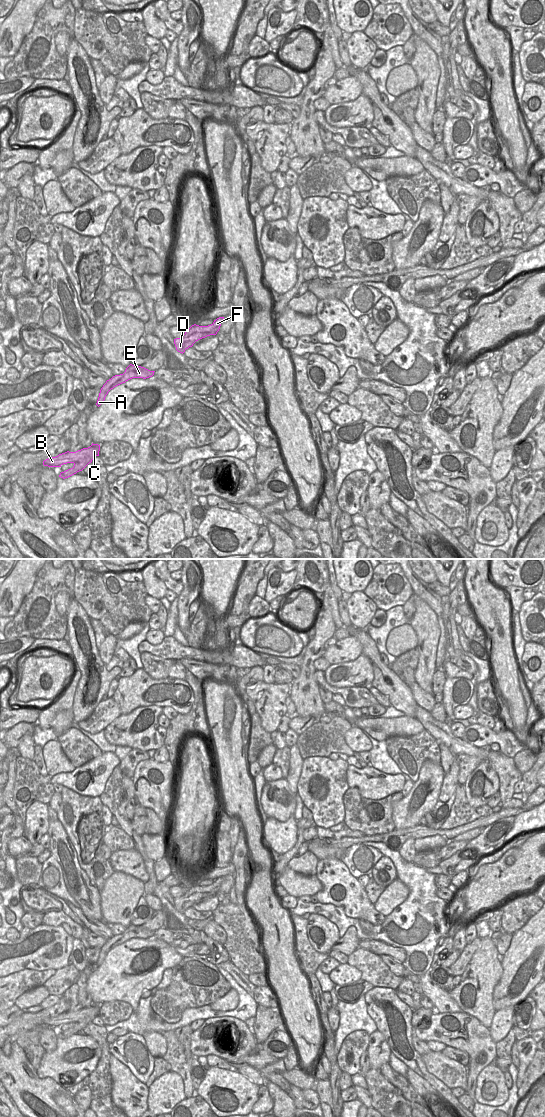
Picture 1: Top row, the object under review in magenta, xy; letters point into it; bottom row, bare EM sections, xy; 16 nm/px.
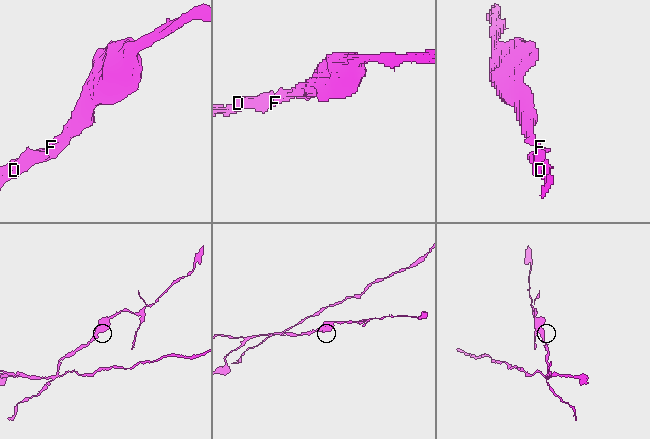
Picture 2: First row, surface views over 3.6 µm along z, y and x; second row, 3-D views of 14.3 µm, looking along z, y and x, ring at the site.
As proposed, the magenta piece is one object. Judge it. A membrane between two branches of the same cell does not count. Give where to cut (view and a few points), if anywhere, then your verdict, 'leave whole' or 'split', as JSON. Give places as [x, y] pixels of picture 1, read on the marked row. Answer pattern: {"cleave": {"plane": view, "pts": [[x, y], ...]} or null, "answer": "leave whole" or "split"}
{"cleave": {"plane": "xy", "pts": [[95, 455], [90, 458], [85, 454], [74, 463]]}, "answer": "split"}

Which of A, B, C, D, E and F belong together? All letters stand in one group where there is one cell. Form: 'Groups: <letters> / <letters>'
Groups: A D E F / B C.

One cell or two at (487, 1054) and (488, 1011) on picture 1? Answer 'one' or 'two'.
two

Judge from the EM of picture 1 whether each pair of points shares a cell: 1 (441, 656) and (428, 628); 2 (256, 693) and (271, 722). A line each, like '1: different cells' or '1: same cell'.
1: different cells
2: same cell

